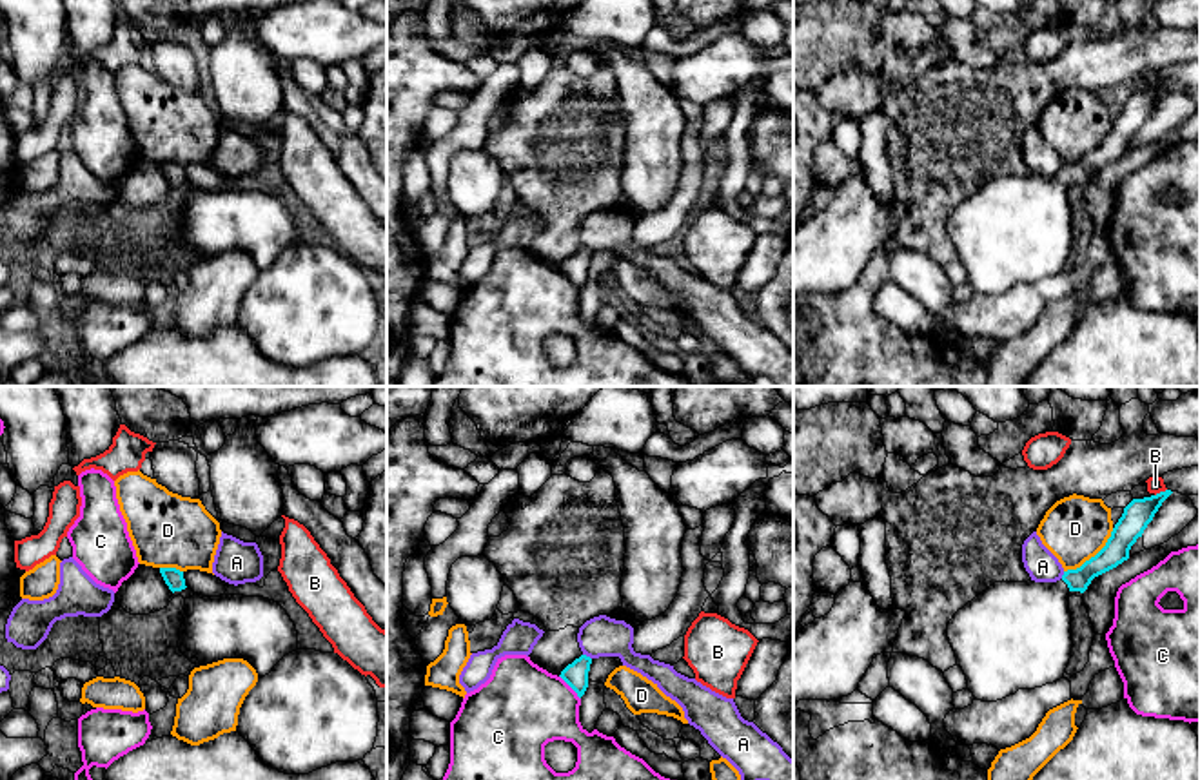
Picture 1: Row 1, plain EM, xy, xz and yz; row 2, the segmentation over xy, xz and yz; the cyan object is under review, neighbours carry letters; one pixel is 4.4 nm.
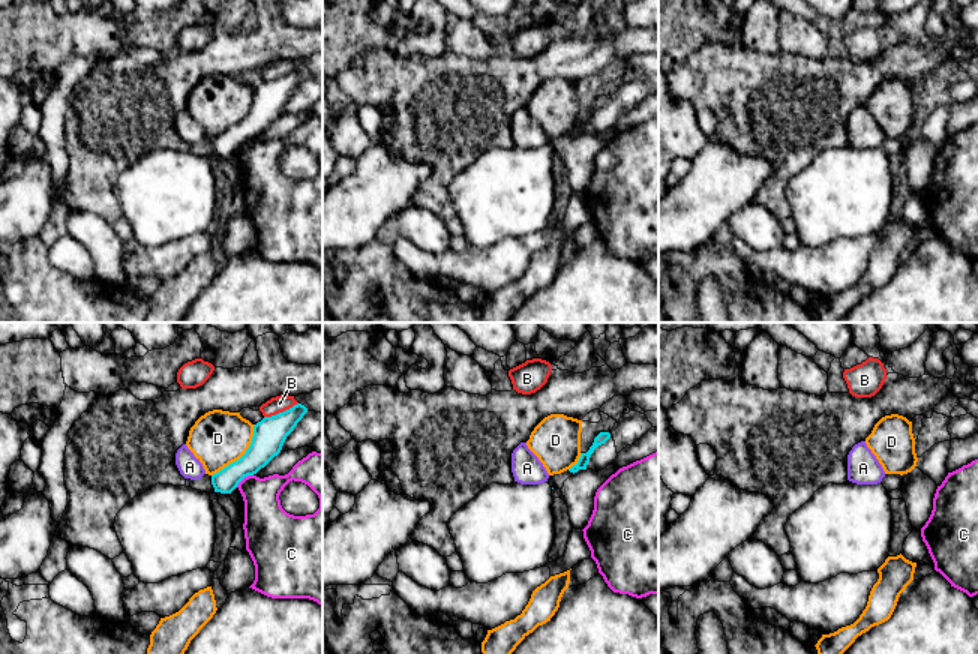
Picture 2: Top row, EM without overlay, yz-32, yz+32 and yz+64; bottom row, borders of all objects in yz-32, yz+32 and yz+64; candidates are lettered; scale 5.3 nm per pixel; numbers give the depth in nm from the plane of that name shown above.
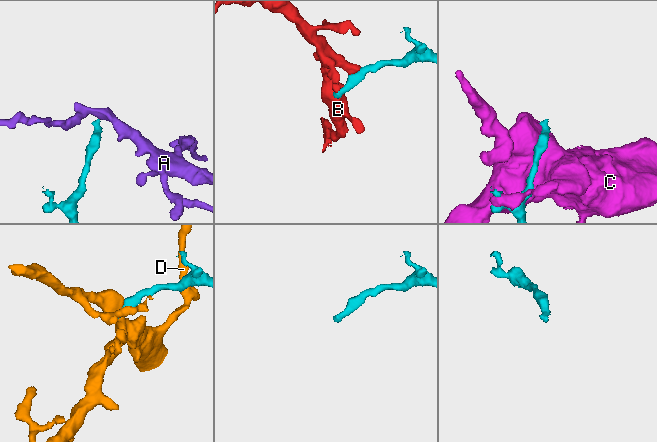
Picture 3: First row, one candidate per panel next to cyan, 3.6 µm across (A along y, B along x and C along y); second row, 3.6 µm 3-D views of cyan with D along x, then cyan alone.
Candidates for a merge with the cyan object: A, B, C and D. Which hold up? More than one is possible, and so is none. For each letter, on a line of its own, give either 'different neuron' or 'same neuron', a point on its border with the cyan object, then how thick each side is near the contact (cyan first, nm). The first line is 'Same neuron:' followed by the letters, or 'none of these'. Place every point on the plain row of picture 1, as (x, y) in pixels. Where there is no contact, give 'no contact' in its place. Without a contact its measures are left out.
Same neuron: none of these
A: different neuron; contact xz (585, 249); calibres 110 and 180 nm
B: different neuron; contact yz (1160, 86); calibres 120 and 80 nm
C: different neuron; contact xz (570, 280); calibres 110 and 380 nm
D: different neuron; contact yz (1091, 151); calibres 120 and 300 nm

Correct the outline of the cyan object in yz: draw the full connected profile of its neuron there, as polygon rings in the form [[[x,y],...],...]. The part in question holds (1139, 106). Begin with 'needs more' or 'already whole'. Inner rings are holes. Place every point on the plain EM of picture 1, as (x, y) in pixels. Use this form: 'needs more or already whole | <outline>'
needs more | [[[1171,83],[1133,93],[1115,118],[1106,140],[1077,163],[1064,165],[1057,176],[995,176],[959,203],[948,218],[948,232],[962,261],[968,283],[977,294],[997,296],[1018,283],[1035,283],[1064,272],[1071,252],[1069,187],[1084,187],[1091,174],[1129,152],[1129,143]]]

